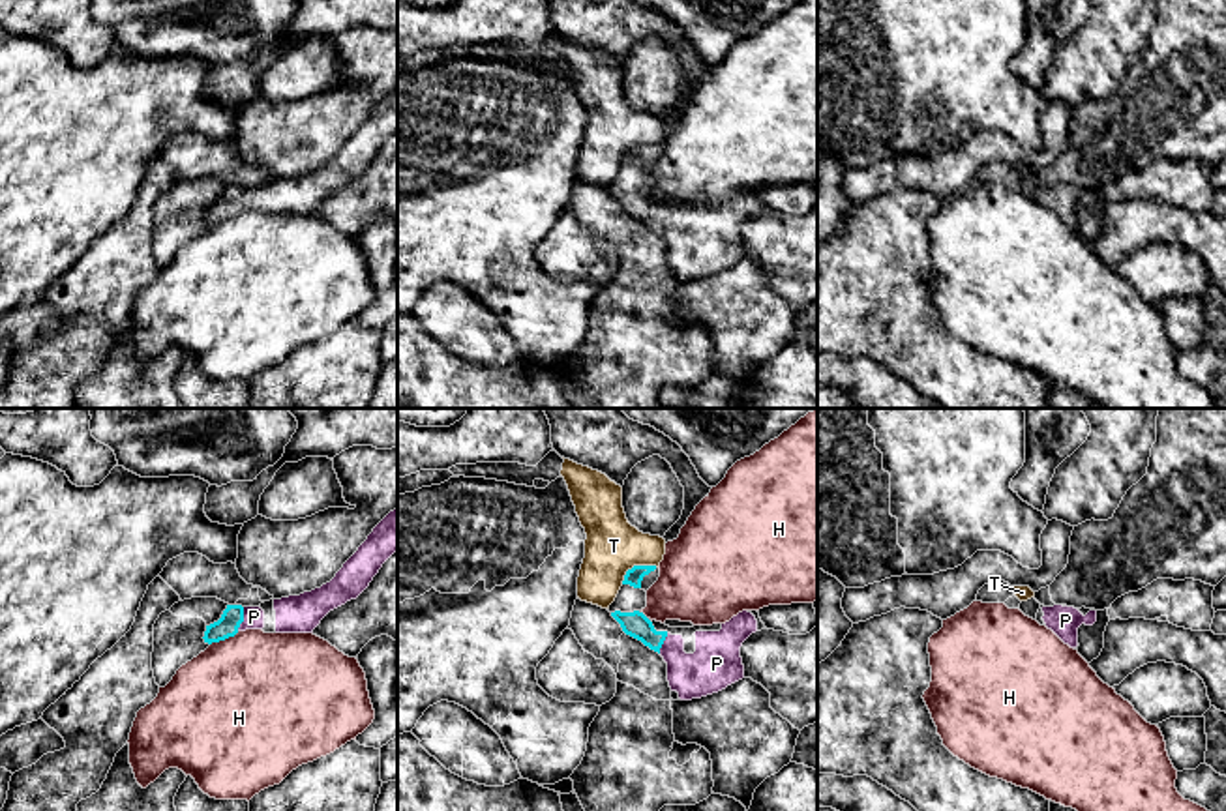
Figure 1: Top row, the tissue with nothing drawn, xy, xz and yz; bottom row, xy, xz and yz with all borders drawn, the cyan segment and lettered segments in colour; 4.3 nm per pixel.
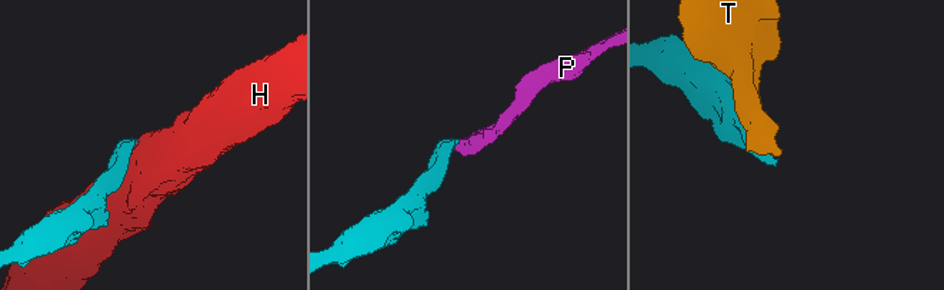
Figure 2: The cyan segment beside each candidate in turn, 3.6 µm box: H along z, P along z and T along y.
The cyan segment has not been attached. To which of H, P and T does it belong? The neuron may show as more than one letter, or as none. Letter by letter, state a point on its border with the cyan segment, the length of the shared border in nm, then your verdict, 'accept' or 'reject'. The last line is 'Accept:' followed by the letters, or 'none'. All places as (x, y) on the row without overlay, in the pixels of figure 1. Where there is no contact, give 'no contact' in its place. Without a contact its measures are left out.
H: xy (224, 220) | 140 nm | reject
P: xy (242, 199) | 110 nm | accept
T: xz (636, 147) | 180 nm | reject
Accept: P

